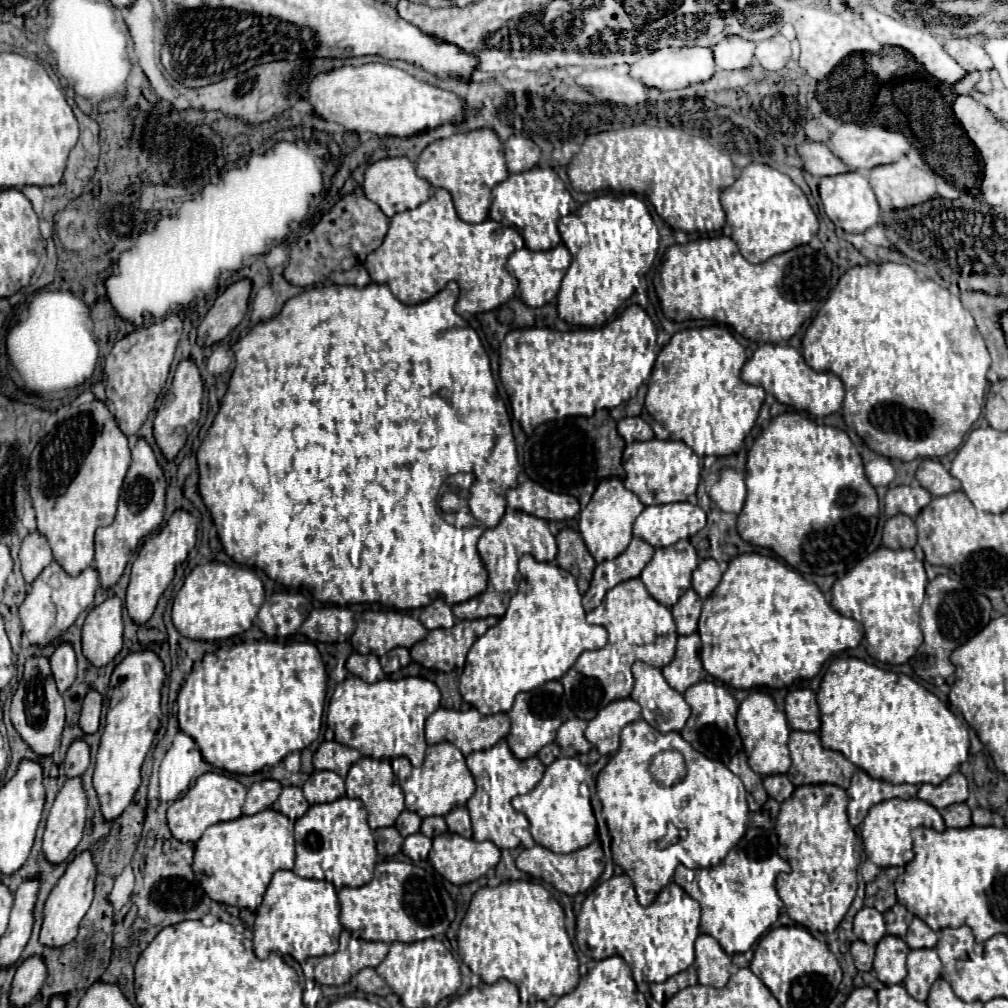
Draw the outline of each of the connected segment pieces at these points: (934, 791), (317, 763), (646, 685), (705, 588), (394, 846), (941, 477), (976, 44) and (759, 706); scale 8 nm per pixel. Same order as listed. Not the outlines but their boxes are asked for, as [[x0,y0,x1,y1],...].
[[918,771,968,809],[314,741,360,777],[632,663,690,733],[692,559,722,599],[374,827,404,857],[916,459,960,497],[944,37,994,73],[736,691,790,777]]

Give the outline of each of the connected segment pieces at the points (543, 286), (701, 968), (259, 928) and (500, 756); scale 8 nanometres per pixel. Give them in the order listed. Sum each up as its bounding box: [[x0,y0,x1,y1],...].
[[508,243,572,307],[694,933,732,987],[253,871,340,961],[466,739,546,849]]

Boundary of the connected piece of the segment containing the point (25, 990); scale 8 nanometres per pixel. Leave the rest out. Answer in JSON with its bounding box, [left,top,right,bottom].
[10,955,46,1007]

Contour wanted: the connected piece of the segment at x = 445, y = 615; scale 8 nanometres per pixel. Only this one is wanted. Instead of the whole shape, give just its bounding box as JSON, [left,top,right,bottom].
[420,599,456,629]

